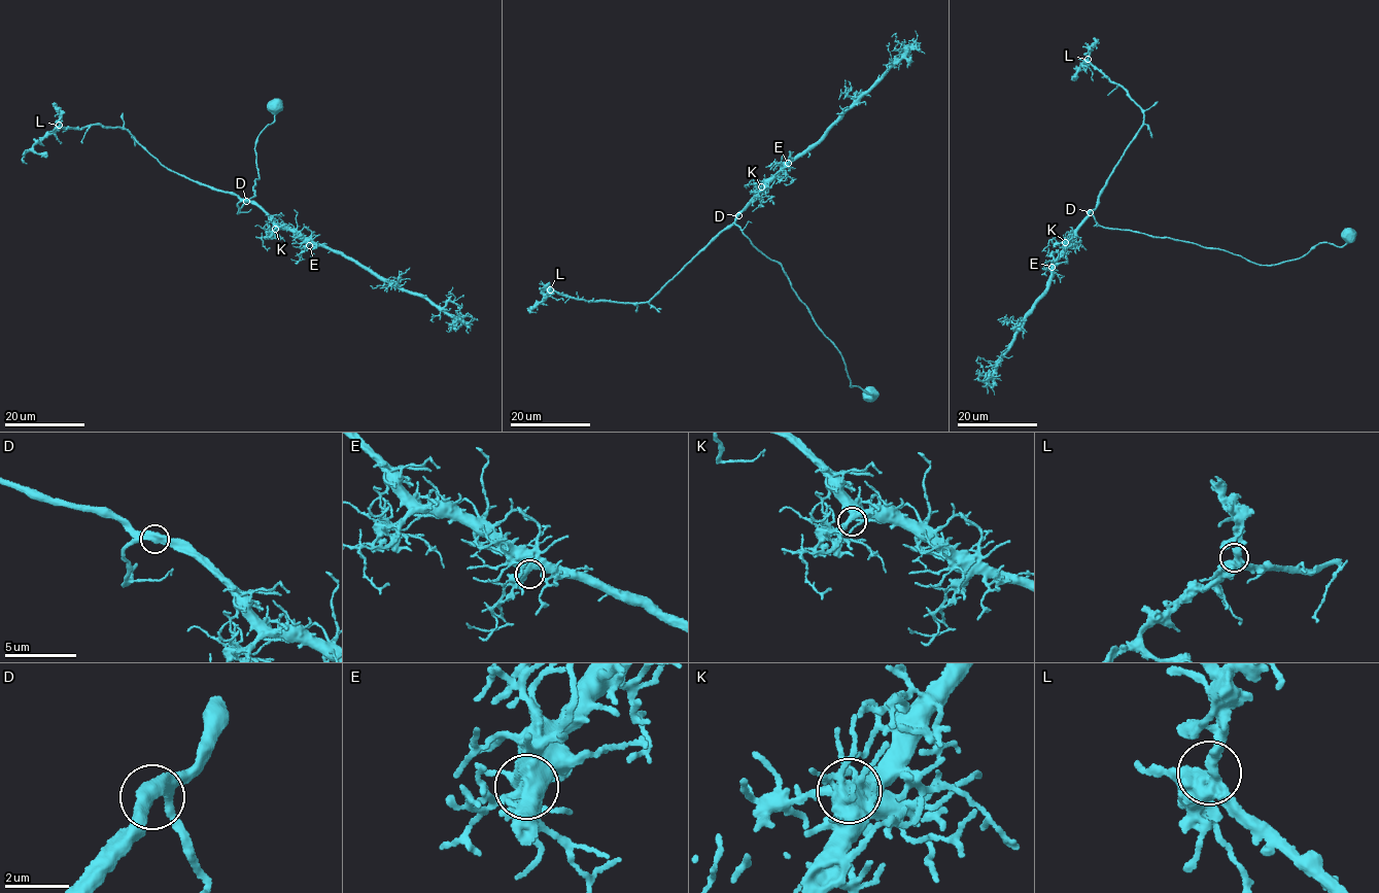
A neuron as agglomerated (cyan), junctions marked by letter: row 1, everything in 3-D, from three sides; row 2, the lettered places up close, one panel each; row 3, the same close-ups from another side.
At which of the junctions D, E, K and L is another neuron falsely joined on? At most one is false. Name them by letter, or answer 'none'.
none

